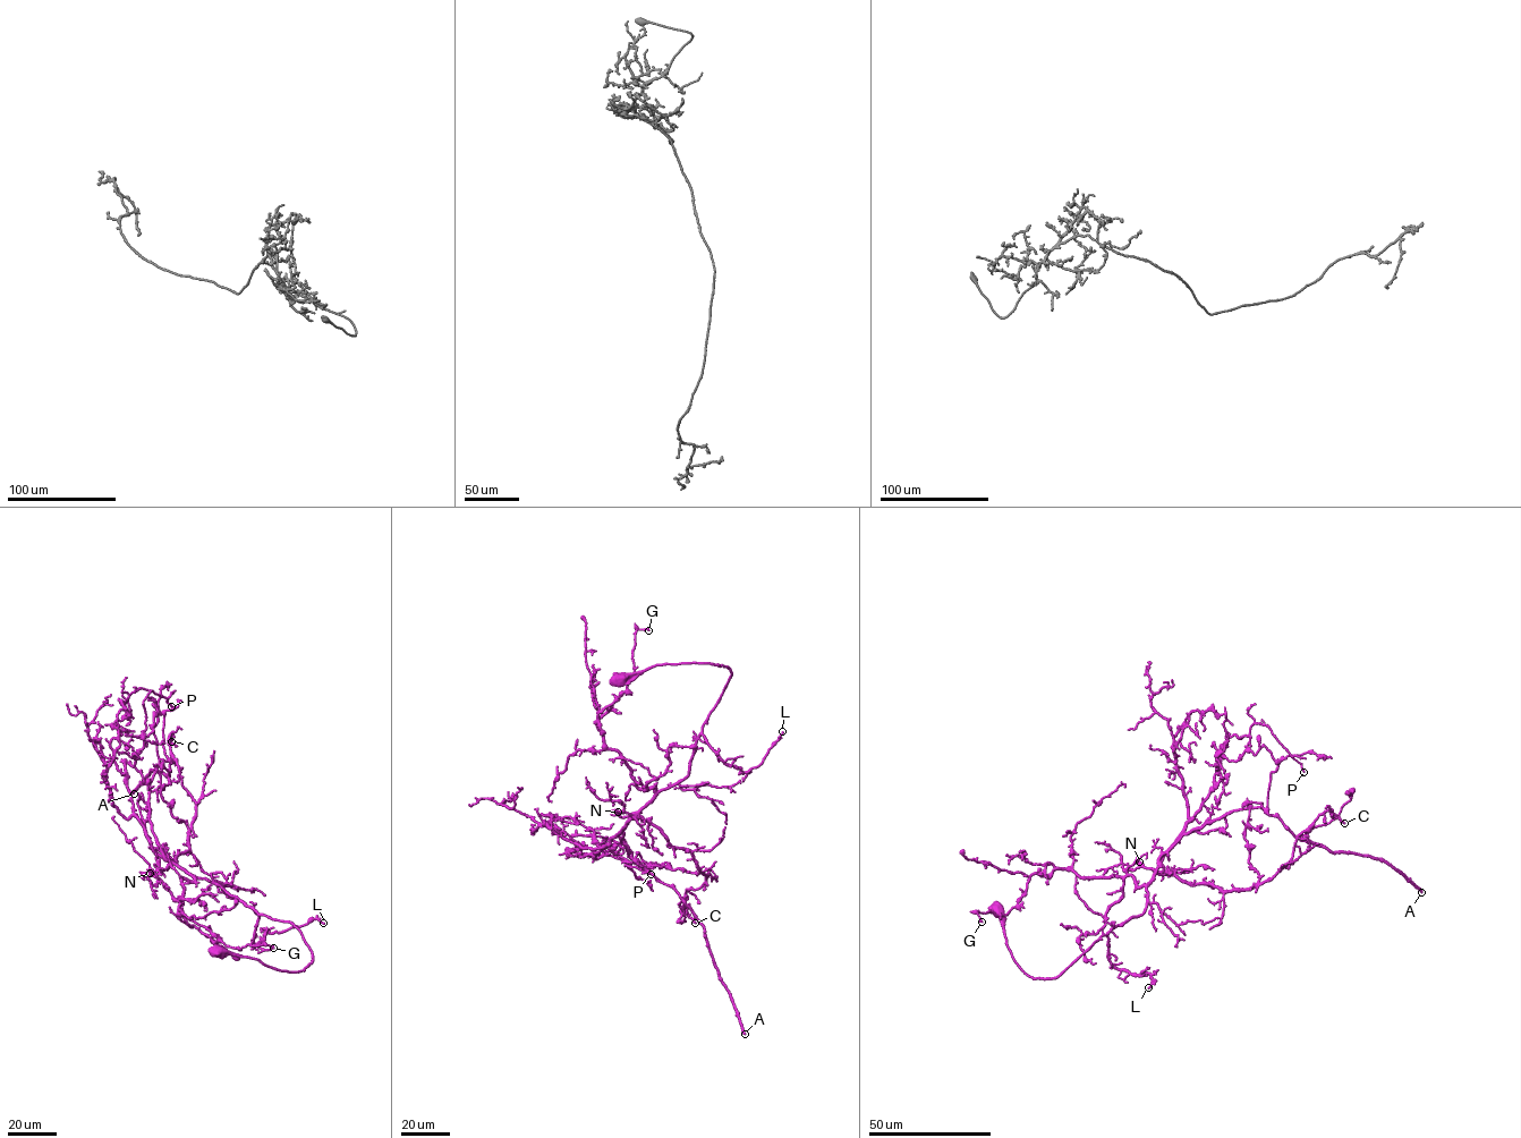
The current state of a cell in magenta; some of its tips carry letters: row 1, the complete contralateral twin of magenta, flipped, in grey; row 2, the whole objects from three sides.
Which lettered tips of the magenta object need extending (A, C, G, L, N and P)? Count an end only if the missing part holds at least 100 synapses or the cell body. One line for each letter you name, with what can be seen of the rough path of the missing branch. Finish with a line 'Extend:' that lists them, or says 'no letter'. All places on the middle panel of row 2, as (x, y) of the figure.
Extend: A

